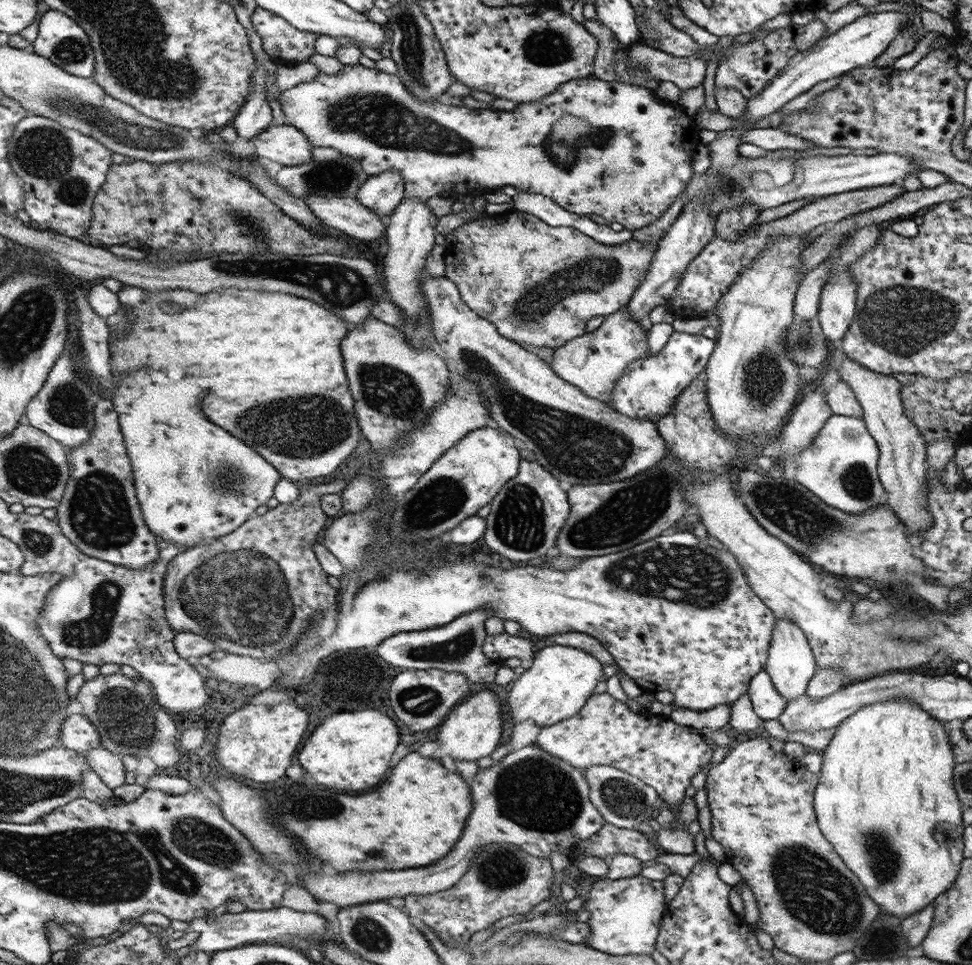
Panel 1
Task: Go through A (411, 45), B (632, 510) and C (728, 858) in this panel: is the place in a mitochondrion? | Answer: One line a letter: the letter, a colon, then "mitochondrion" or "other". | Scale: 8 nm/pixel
A: mitochondrion
B: mitochondrion
C: other

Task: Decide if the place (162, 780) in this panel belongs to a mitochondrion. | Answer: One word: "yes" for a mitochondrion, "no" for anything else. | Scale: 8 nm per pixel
no

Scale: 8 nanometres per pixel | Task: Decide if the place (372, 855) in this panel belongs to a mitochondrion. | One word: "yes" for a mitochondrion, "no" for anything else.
yes

